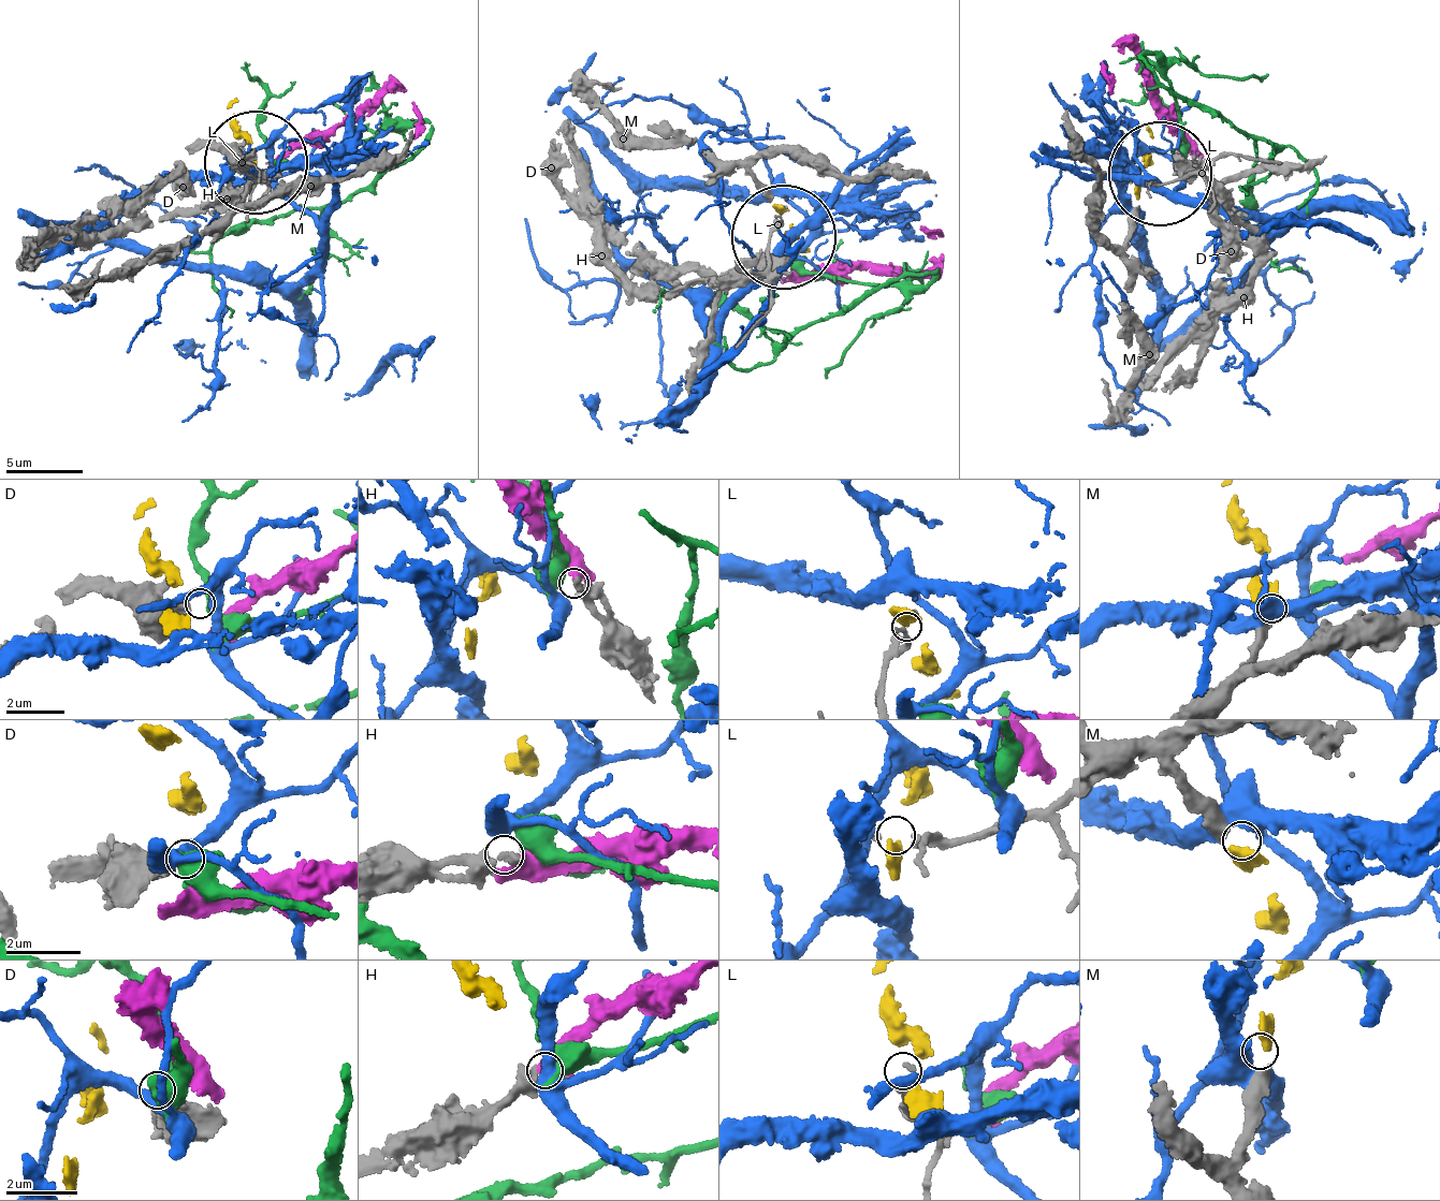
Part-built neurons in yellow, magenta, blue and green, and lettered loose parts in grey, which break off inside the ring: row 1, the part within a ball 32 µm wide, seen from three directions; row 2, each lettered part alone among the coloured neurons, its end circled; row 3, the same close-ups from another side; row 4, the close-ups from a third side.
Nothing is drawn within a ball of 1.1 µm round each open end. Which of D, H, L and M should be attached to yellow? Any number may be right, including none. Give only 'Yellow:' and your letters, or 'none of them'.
Yellow: M

